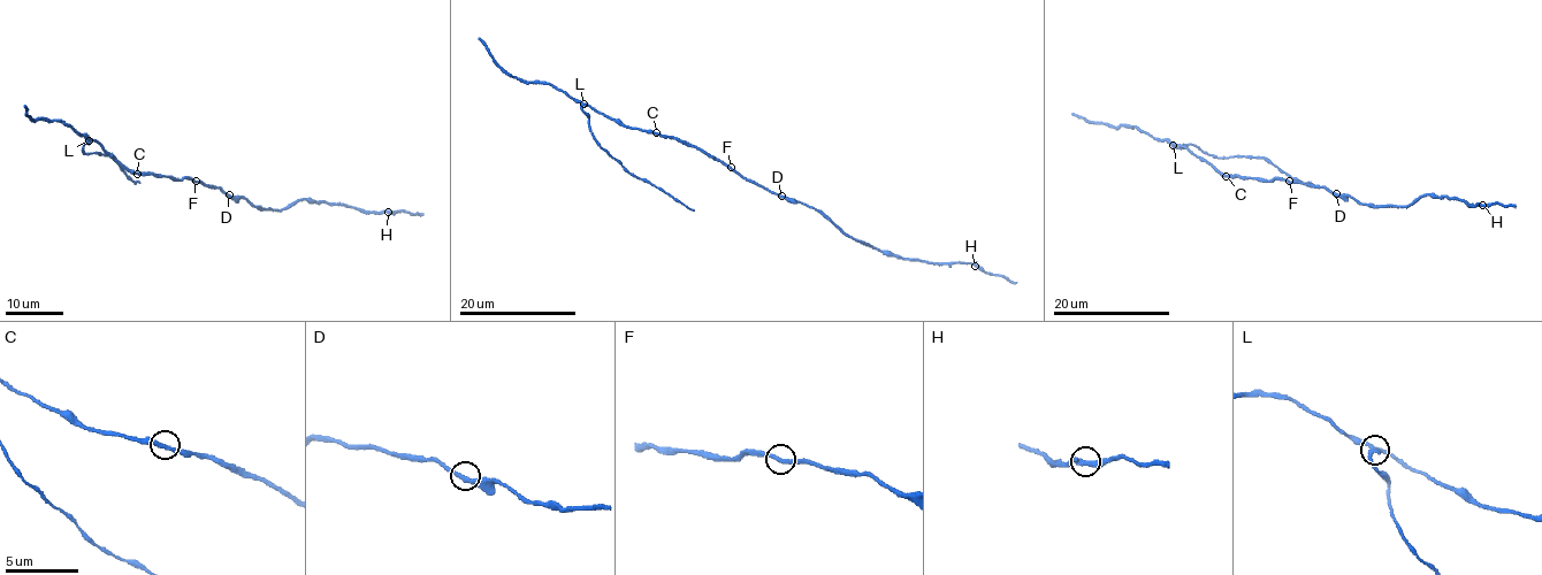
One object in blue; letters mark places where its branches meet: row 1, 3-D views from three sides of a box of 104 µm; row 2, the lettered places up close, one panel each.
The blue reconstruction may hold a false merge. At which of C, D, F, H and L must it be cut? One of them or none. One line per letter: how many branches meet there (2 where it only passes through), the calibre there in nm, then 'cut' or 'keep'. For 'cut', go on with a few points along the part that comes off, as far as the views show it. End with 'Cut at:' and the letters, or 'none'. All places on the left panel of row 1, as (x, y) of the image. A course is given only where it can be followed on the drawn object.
C: 2 | 300 nm | keep
D: 2 | 280 nm | keep
F: 2 | 280 nm | keep
H: 2 | 320 nm | keep
L: 3 | 260 nm | cut | (89, 140), (84, 143), (89, 139), (82, 150), (84, 153), (113, 155), (128, 176), (140, 183)
Cut at: L

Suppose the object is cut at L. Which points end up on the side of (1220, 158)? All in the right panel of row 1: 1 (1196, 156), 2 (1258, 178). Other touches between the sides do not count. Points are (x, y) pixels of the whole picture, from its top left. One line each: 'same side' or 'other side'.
1: other side
2: other side

